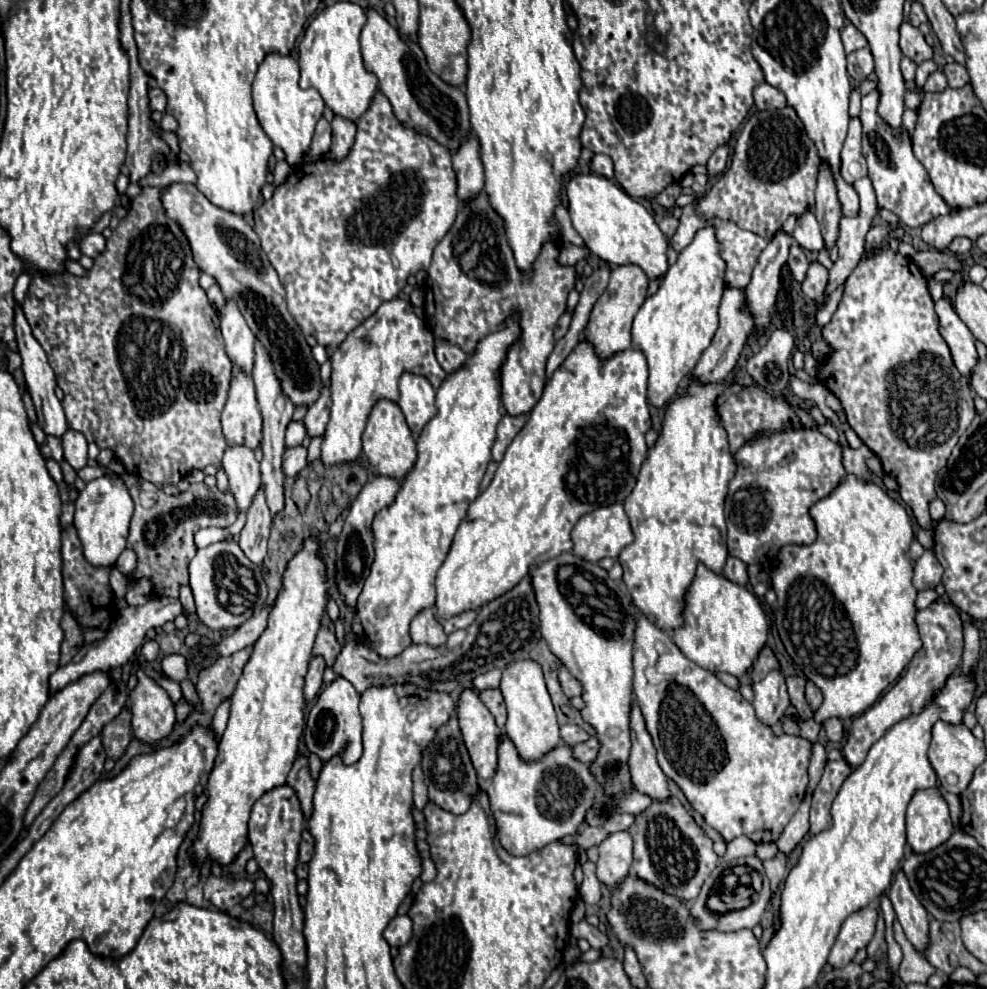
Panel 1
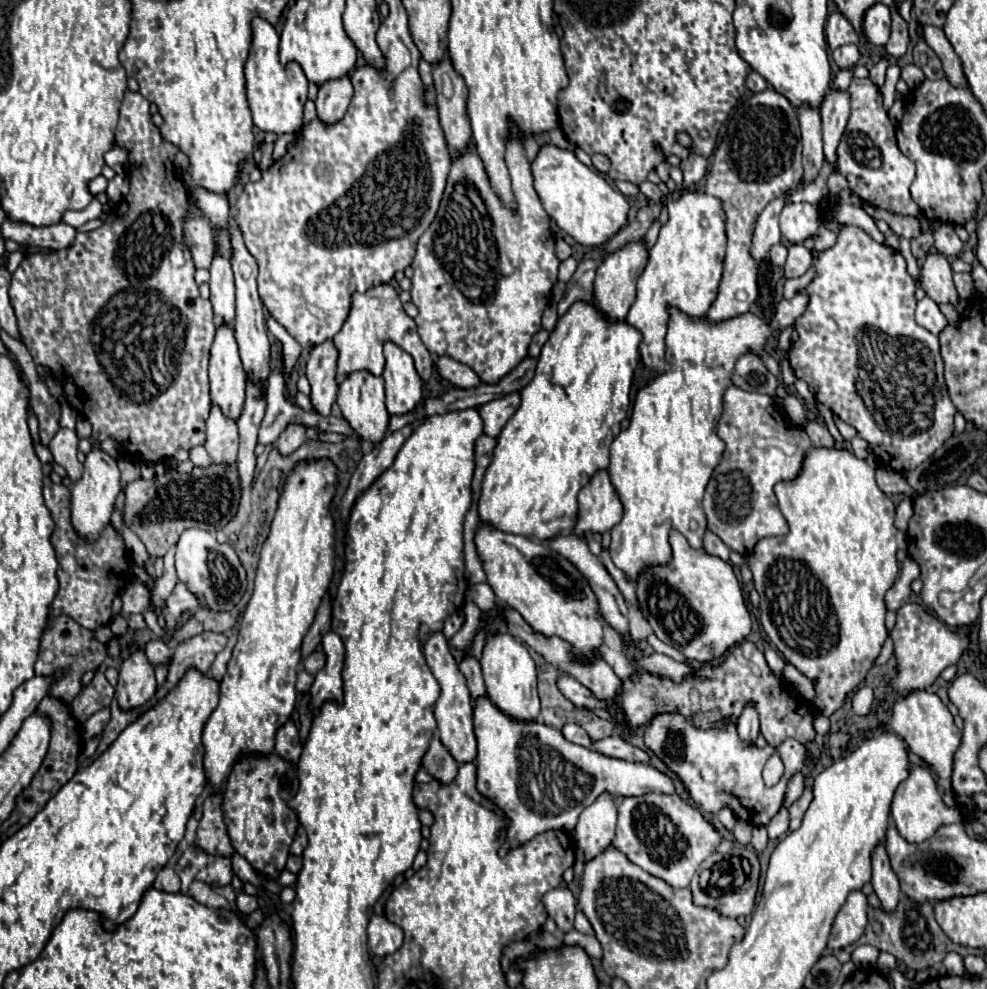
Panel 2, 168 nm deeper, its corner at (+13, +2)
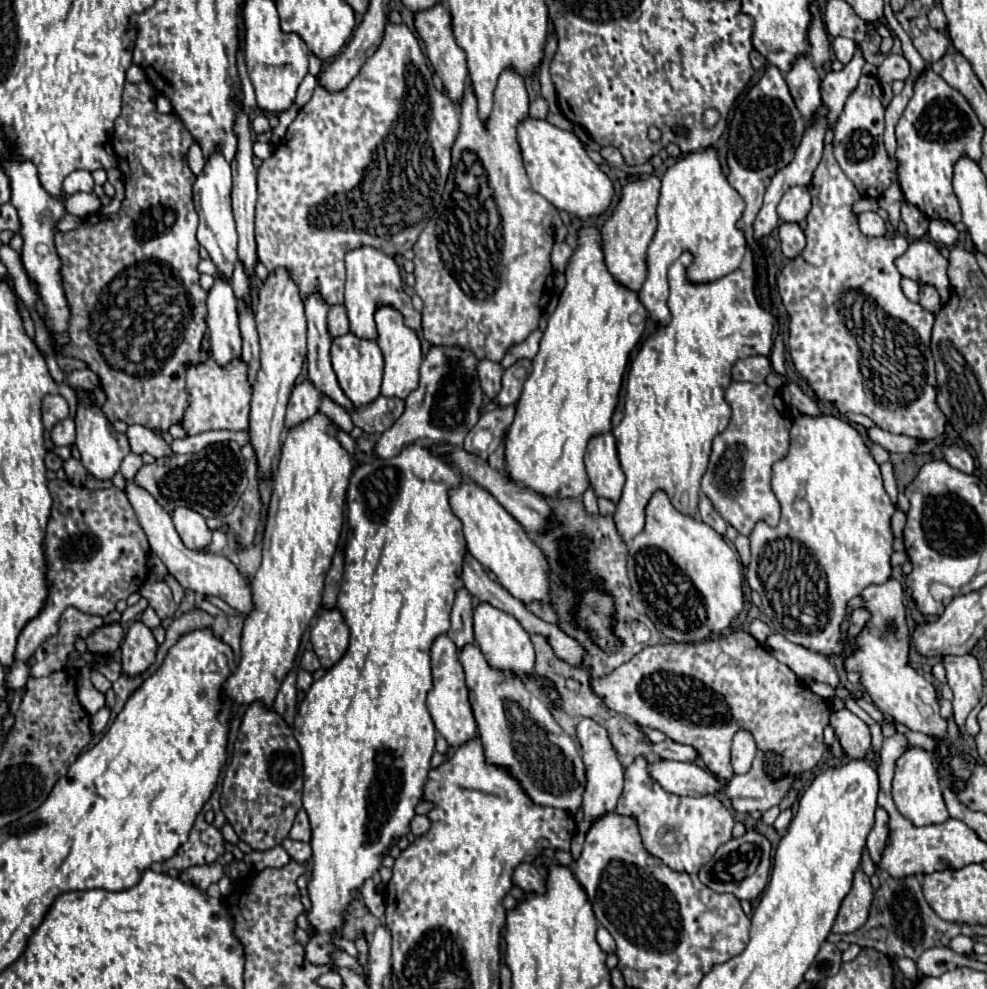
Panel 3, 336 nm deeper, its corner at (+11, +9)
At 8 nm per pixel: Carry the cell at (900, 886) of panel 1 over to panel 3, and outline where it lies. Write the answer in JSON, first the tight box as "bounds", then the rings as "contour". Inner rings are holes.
{"bounds":[866,807,888,869],"contour":[[[878,807],[876,823],[874,823],[874,827],[872,827],[870,835],[868,835],[868,843],[866,843],[868,853],[870,853],[876,869],[880,865],[880,861],[882,861],[882,851],[886,847],[886,839],[888,839],[888,815],[886,815],[884,809]]]}

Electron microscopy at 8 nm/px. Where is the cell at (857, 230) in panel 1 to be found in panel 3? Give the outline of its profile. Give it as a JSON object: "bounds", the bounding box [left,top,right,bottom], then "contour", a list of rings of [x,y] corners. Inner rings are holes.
{"bounds":[612,253,774,543],"contour":[[[684,253],[668,269],[670,297],[668,307],[672,319],[666,327],[660,327],[648,341],[640,347],[636,359],[630,365],[628,385],[626,385],[626,409],[624,419],[612,429],[618,445],[618,459],[626,475],[626,485],[620,503],[616,505],[614,523],[622,543],[632,541],[644,531],[646,505],[656,491],[664,491],[670,503],[684,515],[698,517],[700,499],[700,479],[706,473],[708,457],[712,451],[712,439],[720,435],[730,421],[730,407],[724,399],[724,391],[730,385],[730,371],[738,359],[750,355],[768,356],[774,345],[774,325],[772,313],[764,311],[752,289],[752,281],[738,269],[718,281],[706,285],[692,285],[686,279],[686,265],[692,263],[692,255]]]}

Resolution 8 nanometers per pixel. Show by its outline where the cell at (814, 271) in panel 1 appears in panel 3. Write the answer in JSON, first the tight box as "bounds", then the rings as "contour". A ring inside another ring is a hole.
{"bounds":[778,223,806,259],"contour":[[[782,223],[778,231],[780,231],[780,249],[782,249],[784,257],[796,259],[806,247],[802,229],[796,223]]]}

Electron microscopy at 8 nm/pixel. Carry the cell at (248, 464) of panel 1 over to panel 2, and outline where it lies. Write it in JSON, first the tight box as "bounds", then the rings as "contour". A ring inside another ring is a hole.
{"bounds":[204,406,238,464],"contour":[[[218,406],[210,408],[210,416],[206,420],[206,442],[204,442],[210,458],[214,462],[236,464],[238,452],[238,426],[232,418],[224,416]]]}

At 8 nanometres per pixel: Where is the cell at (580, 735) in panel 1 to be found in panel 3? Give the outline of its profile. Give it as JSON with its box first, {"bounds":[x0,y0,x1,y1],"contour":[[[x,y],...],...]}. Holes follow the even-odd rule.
{"bounds":[576,719,624,833],"contour":[[[582,719],[576,727],[576,737],[580,741],[582,747],[582,755],[586,759],[586,773],[588,773],[588,785],[586,785],[586,793],[584,793],[584,803],[582,803],[582,811],[584,811],[584,819],[578,823],[578,831],[580,833],[588,833],[592,823],[598,821],[600,817],[614,813],[616,811],[616,801],[622,793],[622,783],[624,783],[624,771],[620,767],[616,749],[612,747],[608,733],[604,727],[600,727],[596,721],[592,719]]]}

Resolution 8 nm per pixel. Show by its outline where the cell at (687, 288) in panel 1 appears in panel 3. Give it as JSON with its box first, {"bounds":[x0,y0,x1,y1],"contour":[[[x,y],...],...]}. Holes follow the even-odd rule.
{"bounds":[638,149,746,325],"contour":[[[706,149],[690,153],[678,159],[662,177],[660,201],[658,201],[658,229],[648,247],[648,275],[638,293],[650,319],[656,325],[668,325],[666,305],[666,261],[676,261],[684,251],[692,253],[692,263],[686,267],[690,283],[712,283],[724,275],[736,271],[742,263],[746,241],[742,231],[736,227],[744,211],[744,201],[736,189],[732,189],[722,173],[716,151]]]}

